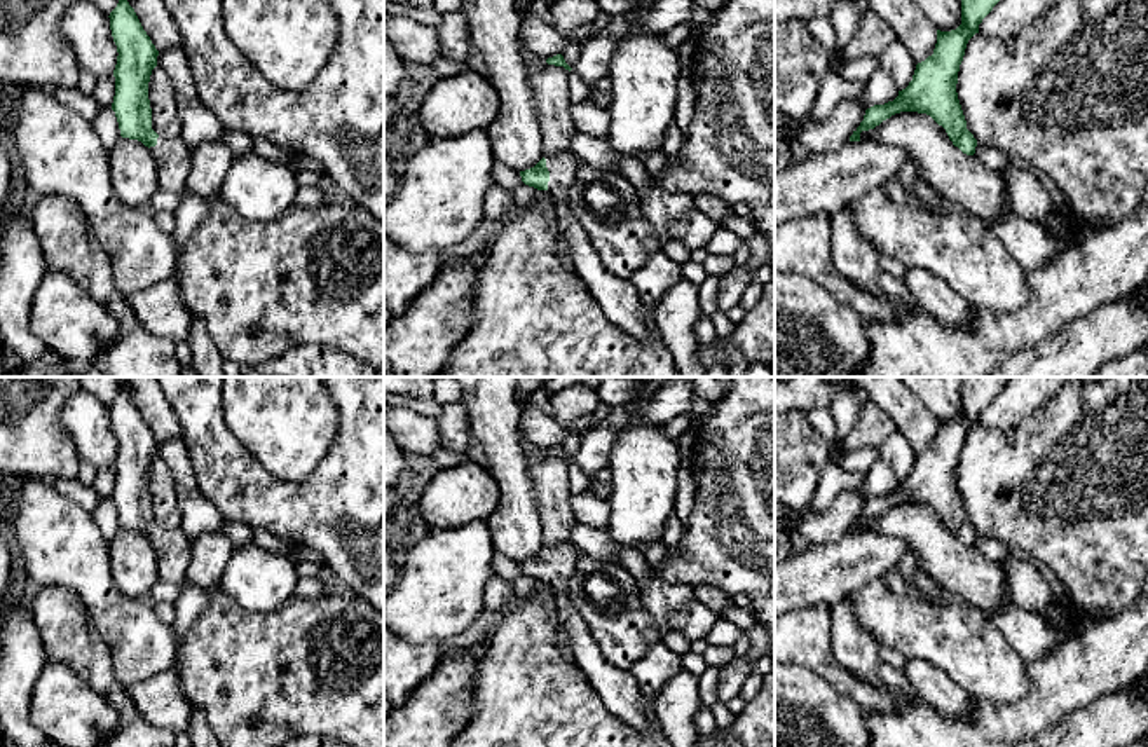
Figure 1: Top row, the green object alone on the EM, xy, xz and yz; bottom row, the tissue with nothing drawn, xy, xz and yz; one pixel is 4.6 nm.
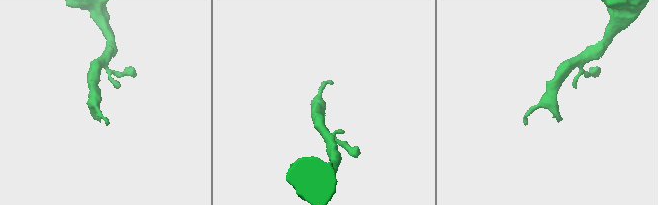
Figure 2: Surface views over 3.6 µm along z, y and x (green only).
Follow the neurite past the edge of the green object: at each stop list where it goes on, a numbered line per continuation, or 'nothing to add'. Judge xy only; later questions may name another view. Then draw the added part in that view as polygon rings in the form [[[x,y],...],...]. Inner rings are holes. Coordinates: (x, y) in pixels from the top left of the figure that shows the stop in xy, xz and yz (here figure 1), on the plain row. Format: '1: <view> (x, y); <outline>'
1: xy (173, 547); [[[159,527],[150,543],[157,552],[159,581],[183,586],[190,564],[190,539],[187,534],[181,529]]]

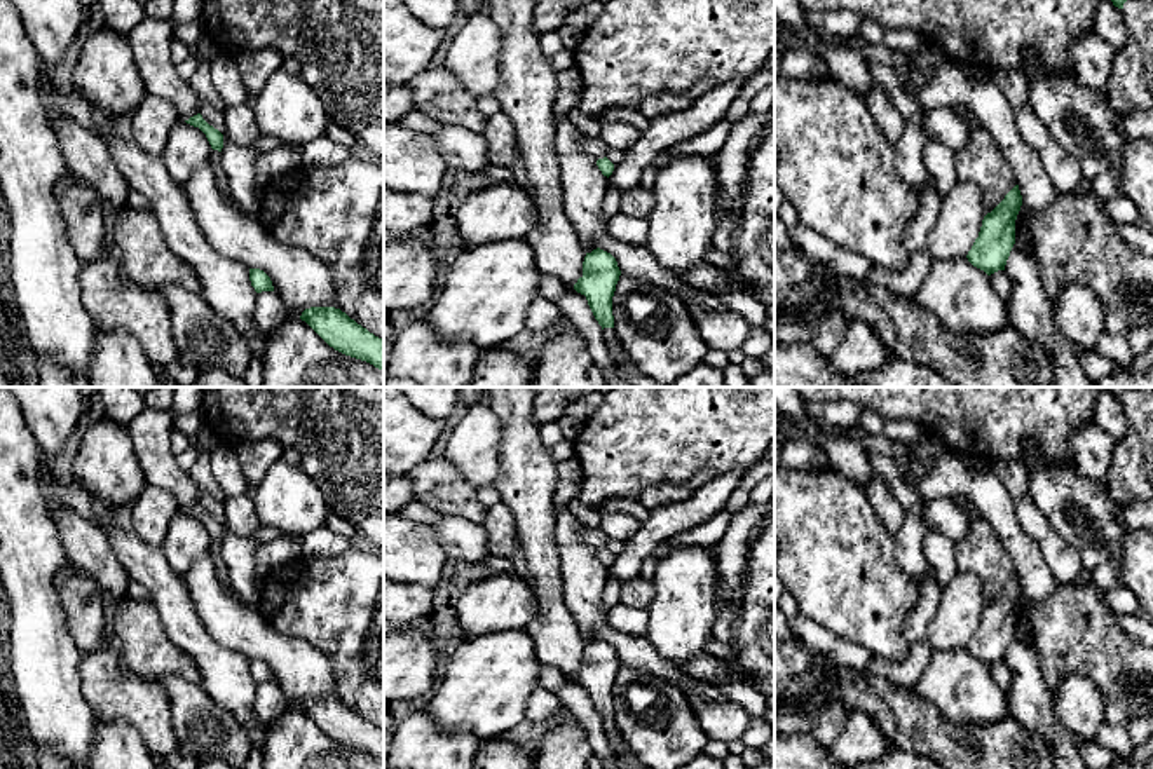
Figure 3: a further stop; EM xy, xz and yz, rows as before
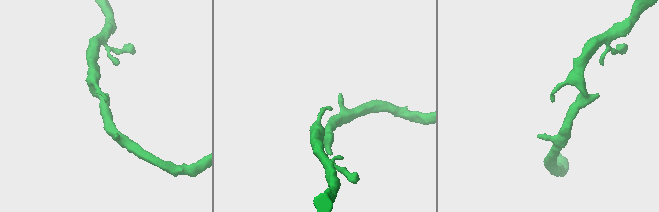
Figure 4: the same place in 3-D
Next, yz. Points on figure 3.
nothing to add

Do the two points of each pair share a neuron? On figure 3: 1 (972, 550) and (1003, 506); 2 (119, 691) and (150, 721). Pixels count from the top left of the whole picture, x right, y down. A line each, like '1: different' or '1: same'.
1: different
2: same

